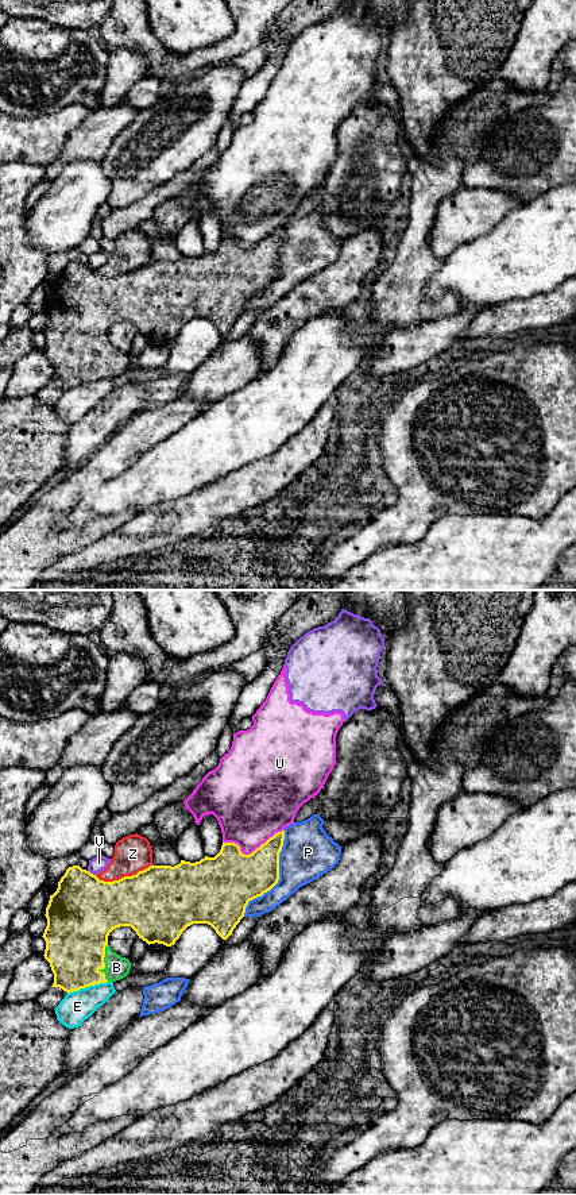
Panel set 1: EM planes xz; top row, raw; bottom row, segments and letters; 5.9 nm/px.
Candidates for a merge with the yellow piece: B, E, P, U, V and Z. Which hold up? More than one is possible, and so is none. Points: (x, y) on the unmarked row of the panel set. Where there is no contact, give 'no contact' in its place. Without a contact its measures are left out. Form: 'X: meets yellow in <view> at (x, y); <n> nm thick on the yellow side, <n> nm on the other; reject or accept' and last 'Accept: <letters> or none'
B: meets yellow in xz at (104, 358); 380 nm thick on the yellow side, 140 nm on the other; accept
E: meets yellow in xz at (87, 381); 360 nm thick on the yellow side, 190 nm on the other; reject
P: meets yellow in xz at (278, 273); 300 nm thick on the yellow side, 320 nm on the other; reject
U: meets yellow in xz at (254, 246); 340 nm thick on the yellow side, 420 nm on the other; reject
V: meets yellow in xz at (92, 269); 400 nm thick on the yellow side, 90 nm on the other; reject
Z: meets yellow in xz at (124, 272); 420 nm thick on the yellow side, 220 nm on the other; reject
Accept: B

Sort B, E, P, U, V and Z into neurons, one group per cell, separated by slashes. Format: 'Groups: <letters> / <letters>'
Groups: B / E / P / U V / Z

